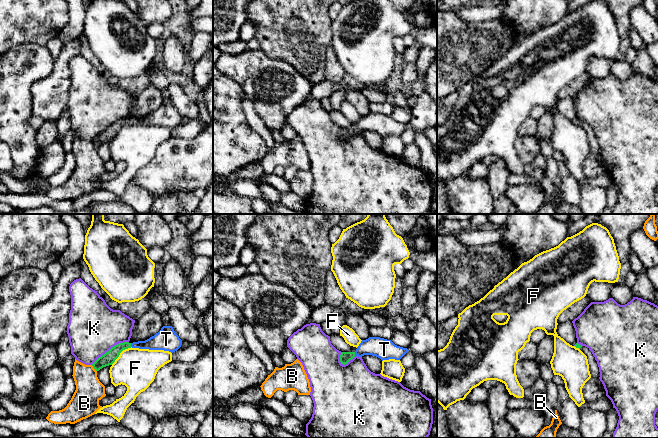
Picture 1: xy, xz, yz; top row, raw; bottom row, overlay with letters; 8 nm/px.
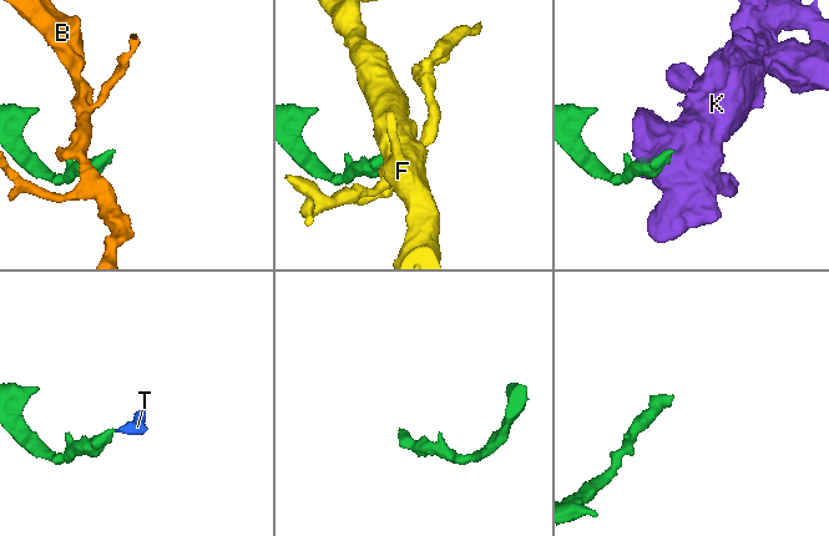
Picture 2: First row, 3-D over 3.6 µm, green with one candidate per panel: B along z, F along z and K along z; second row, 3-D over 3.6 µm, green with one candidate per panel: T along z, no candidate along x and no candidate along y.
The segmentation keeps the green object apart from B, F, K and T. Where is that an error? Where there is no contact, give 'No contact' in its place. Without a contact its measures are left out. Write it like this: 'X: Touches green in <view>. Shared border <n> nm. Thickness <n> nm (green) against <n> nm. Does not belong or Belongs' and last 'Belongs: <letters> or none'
B: Touches green in xy. Shared border 70 nm. Thickness 100 nm (green) against 220 nm. Does not belong
F: Touches green in xy. Shared border 220 nm. Thickness 100 nm (green) against 320 nm. Does not belong
K: Touches green in xy. Shared border 360 nm. Thickness 100 nm (green) against 420 nm. Does not belong
T: Touches green in xy. Shared border 30 nm. Thickness 100 nm (green) against 140 nm. Belongs
Belongs: T

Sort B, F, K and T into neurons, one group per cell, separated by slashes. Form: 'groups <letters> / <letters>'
groups B / F / K / T

